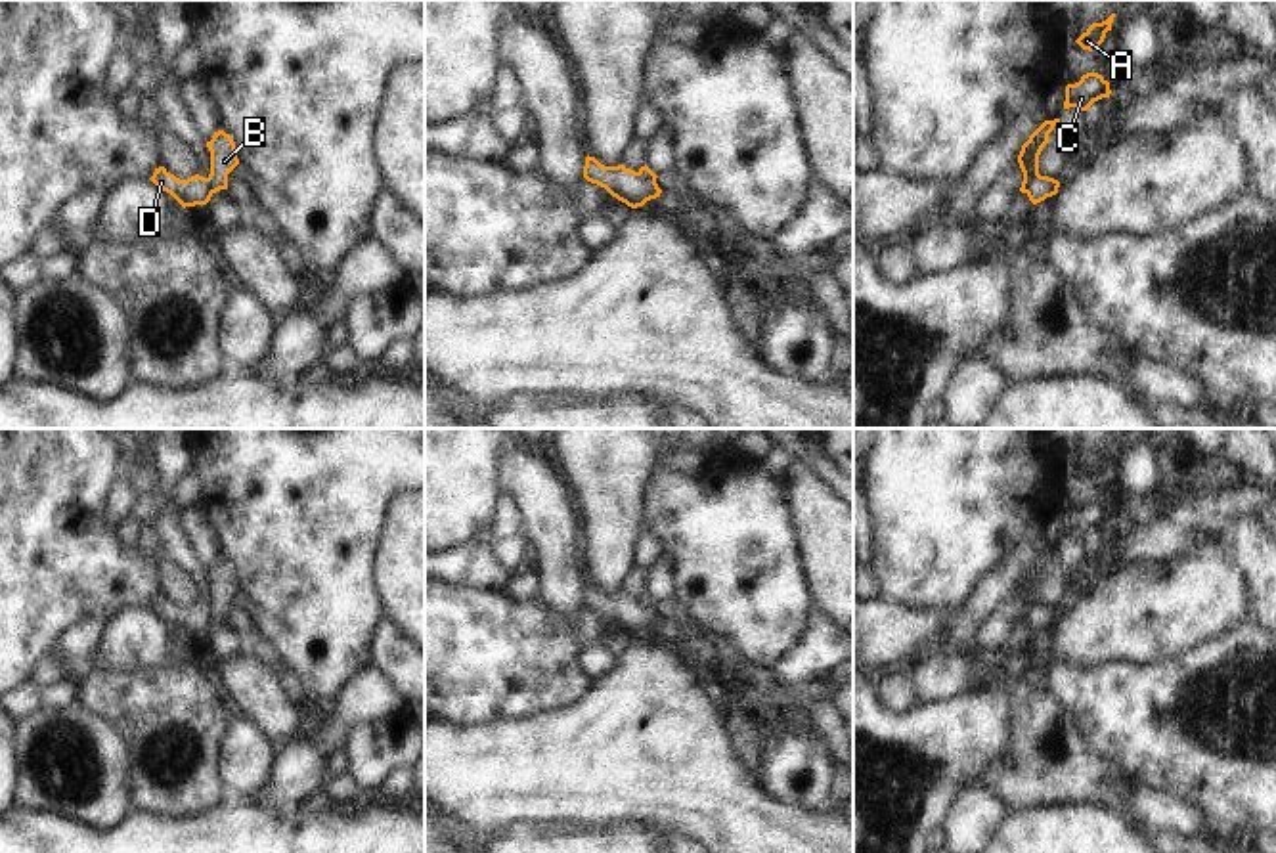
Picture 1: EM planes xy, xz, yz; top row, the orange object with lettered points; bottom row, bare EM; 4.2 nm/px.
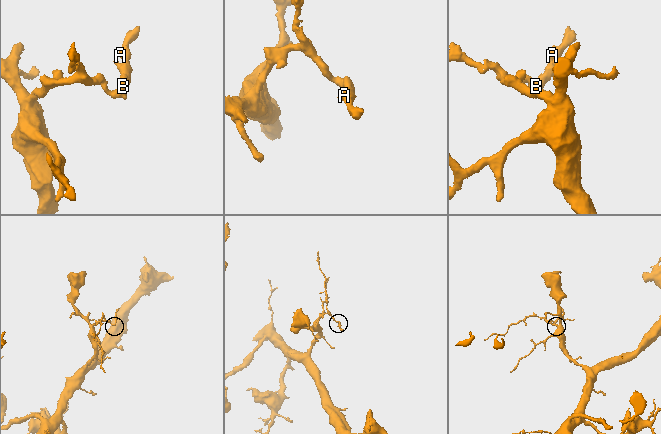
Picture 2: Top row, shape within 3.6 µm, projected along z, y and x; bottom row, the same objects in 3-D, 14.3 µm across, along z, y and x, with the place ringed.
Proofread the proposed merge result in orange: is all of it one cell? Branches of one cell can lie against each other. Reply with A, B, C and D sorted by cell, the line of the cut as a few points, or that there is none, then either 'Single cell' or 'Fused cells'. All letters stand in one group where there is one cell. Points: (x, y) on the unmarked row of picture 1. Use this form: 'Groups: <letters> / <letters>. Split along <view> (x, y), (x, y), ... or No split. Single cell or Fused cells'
Groups: A B C / D. Split along xz (638, 601), (643, 609), (655, 612). Fused cells

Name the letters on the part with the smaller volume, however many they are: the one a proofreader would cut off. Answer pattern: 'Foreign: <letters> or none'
Foreign: A, B, C

